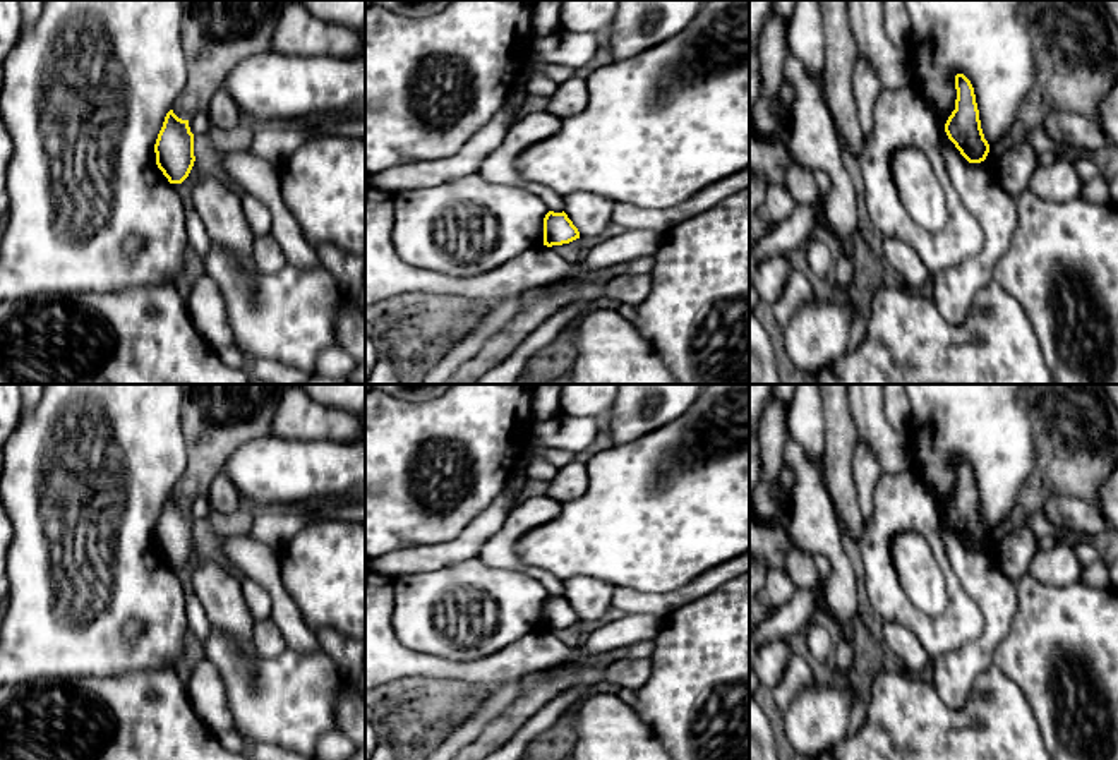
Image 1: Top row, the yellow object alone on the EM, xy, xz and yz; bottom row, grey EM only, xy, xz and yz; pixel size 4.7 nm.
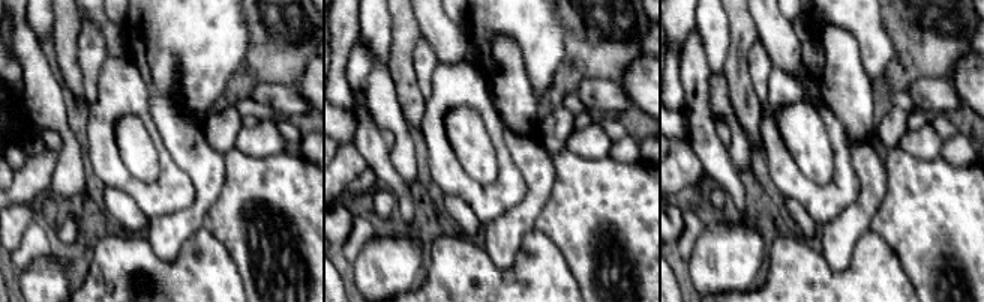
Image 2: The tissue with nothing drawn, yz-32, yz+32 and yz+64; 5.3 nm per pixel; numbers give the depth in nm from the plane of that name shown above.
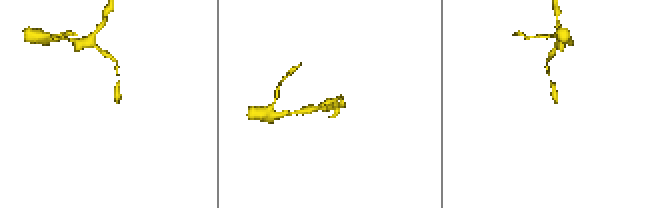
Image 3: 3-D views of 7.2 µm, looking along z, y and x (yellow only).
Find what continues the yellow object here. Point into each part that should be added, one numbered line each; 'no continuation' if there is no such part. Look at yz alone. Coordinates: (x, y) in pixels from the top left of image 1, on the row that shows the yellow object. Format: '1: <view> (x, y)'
no continuation

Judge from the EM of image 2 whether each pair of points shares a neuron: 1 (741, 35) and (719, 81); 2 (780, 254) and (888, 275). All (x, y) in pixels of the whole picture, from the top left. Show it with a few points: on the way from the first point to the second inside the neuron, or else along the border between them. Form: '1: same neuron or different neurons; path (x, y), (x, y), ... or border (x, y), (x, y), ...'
1: different neurons; border (723, 72), (732, 107)
2: same neuron; path (807, 280), (861, 281)

